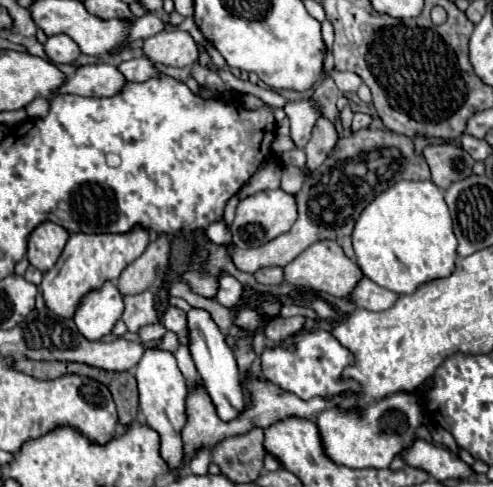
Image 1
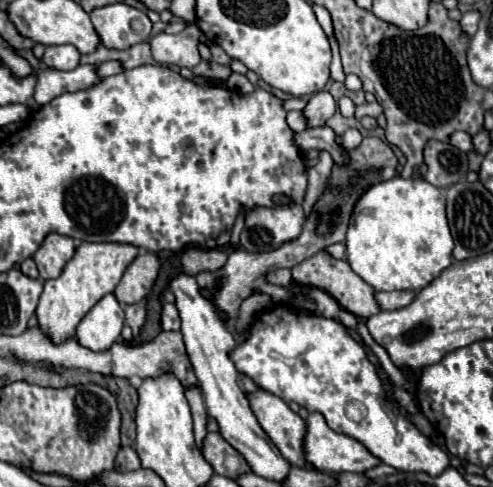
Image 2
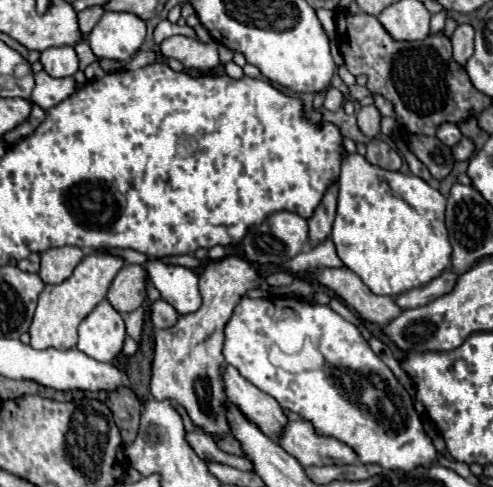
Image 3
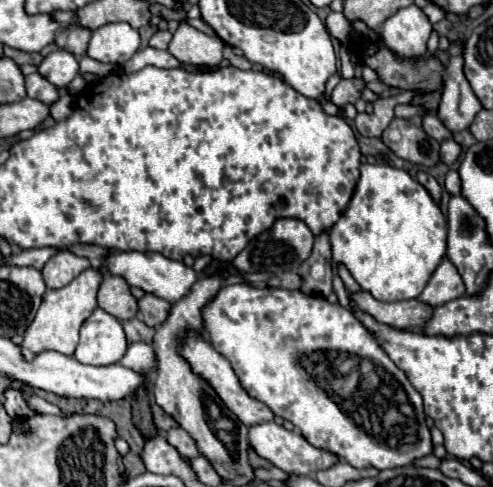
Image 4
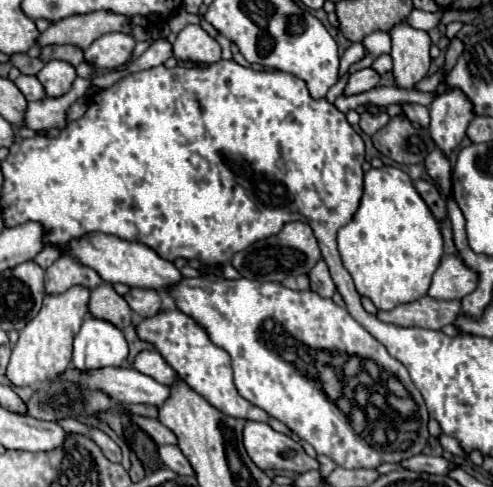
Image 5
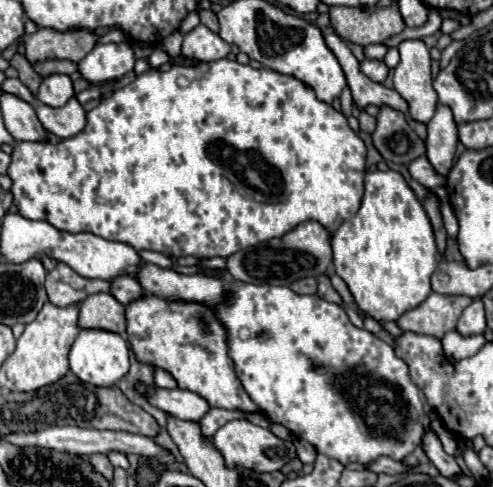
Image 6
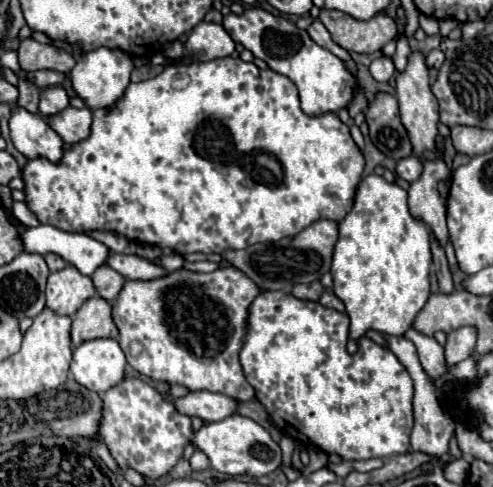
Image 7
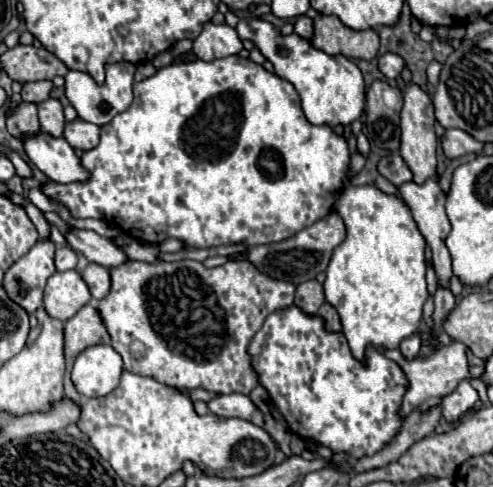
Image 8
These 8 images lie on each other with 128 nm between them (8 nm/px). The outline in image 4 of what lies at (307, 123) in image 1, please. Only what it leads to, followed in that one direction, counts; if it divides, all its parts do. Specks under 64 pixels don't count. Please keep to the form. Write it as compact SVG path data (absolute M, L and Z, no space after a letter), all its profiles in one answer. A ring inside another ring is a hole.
M350 78L350 80L340 80L340 84L334 88L332 92L332 102L336 106L344 106L344 104L354 104L360 96L362 96L362 90L366 88L366 82L362 78Z

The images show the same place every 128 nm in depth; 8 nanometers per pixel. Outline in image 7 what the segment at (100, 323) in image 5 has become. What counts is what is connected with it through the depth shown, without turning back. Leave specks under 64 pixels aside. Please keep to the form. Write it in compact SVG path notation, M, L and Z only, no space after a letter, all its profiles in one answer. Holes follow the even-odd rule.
M98 338L74 350L70 372L78 384L102 394L124 378L124 366L126 358L118 342L112 338Z

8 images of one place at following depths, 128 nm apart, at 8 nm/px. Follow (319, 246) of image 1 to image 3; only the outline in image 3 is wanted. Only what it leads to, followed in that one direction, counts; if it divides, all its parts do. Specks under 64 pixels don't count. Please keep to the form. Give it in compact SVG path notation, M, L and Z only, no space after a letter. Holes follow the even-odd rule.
M320 268L316 280L326 288L334 290L350 308L358 312L360 318L374 324L388 324L400 316L402 308L396 308L392 296L376 296L370 288L348 268Z

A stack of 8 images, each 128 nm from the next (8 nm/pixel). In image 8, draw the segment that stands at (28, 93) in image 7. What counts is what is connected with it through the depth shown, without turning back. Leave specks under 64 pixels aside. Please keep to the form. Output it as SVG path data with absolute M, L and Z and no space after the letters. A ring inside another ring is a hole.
M22 102L16 108L16 112L8 118L8 132L18 140L20 136L24 136L24 132L36 132L36 128L40 128L40 124L38 124L38 114L34 104Z

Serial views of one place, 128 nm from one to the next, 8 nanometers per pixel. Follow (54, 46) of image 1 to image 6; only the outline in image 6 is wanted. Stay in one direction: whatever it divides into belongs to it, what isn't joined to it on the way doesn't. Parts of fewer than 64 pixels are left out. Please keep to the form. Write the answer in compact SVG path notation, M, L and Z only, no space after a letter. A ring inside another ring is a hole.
M52 74L42 80L38 90L38 100L50 108L64 106L74 96L72 80L64 74Z

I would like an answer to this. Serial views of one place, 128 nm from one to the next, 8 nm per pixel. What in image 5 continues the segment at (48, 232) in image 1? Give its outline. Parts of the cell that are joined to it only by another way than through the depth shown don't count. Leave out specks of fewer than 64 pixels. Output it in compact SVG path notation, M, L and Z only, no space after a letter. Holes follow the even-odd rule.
M60 256L48 270L46 270L46 292L48 294L62 294L72 286L84 286L88 290L94 290L102 284L102 278L86 266L80 266L70 256Z

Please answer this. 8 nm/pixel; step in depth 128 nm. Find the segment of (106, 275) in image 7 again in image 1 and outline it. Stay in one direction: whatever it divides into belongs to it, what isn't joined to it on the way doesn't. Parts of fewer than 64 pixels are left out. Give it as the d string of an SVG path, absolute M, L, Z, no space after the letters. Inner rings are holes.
M170 306L162 316L162 324L166 326L166 330L172 330L178 334L186 328L186 312L176 306Z

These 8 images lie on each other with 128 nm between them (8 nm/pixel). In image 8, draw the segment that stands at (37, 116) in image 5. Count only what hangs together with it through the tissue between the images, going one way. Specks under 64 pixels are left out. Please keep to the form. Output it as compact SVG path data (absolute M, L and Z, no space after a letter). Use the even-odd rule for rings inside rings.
M76 118L74 122L64 126L64 136L72 148L86 152L100 144L100 126Z

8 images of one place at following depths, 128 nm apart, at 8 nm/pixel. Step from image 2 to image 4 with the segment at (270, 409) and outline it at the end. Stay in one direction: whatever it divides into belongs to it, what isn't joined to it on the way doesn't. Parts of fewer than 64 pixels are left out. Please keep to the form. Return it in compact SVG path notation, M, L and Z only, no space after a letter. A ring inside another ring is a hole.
M188 332L188 336L184 336L184 360L188 360L188 364L192 364L192 372L196 372L196 376L204 376L204 380L208 380L208 384L212 384L212 390L220 396L220 400L224 400L226 408L230 412L234 412L242 424L254 426L254 424L274 420L274 414L266 404L250 398L242 390L242 386L240 386L228 358L222 356L220 352L216 352L208 340L196 340L196 336L192 336L192 332Z

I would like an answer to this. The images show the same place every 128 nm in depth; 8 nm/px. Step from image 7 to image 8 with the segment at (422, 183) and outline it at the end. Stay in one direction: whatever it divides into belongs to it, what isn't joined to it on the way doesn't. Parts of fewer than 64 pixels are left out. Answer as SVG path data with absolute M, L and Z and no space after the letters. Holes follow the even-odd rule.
M426 180L422 186L414 184L414 182L406 182L400 186L400 194L402 198L406 200L416 224L418 224L418 230L422 232L422 236L426 238L426 242L430 244L432 248L432 266L434 266L434 272L436 272L436 278L438 278L438 284L450 284L450 278L452 278L452 268L450 268L450 254L448 254L448 248L444 244L444 238L448 236L450 232L450 224L448 224L448 218L446 218L446 212L444 212L444 200L446 200L446 194L440 190L438 182L436 180Z

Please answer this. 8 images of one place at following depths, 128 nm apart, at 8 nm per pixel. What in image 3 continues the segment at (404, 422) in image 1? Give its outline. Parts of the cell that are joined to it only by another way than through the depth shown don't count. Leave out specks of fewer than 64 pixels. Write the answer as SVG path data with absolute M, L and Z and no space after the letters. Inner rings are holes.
M298 420L288 422L278 438L278 444L292 454L304 468L308 466L328 466L328 464L354 464L356 454L350 446L318 436L310 422Z

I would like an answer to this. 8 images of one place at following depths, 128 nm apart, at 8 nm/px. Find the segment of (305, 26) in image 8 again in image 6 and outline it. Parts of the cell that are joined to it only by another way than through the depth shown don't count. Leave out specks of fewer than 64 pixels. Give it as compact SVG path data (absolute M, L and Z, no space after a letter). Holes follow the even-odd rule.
M330 26L324 28L322 36L324 36L324 42L328 44L328 48L338 58L338 62L340 62L344 74L346 74L348 88L352 90L352 100L354 100L354 106L358 110L364 110L370 104L374 104L374 106L386 104L390 108L408 112L408 104L404 102L404 98L396 90L390 90L382 84L376 84L360 72L360 62L354 58L350 48L344 44L344 40L340 40L340 36Z

